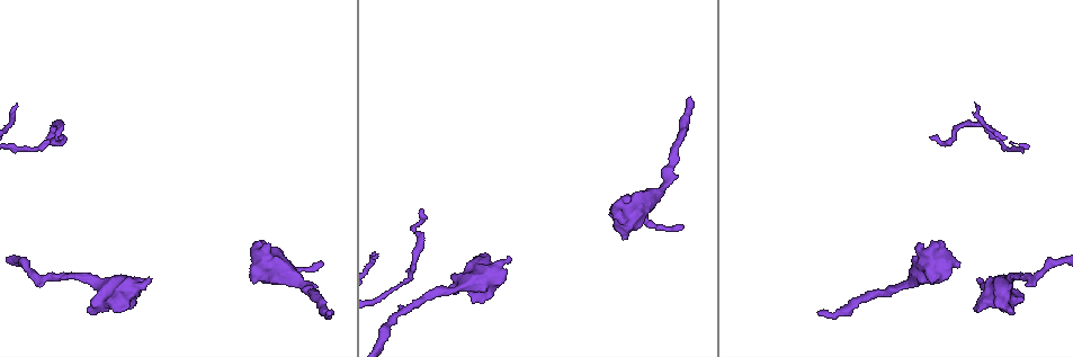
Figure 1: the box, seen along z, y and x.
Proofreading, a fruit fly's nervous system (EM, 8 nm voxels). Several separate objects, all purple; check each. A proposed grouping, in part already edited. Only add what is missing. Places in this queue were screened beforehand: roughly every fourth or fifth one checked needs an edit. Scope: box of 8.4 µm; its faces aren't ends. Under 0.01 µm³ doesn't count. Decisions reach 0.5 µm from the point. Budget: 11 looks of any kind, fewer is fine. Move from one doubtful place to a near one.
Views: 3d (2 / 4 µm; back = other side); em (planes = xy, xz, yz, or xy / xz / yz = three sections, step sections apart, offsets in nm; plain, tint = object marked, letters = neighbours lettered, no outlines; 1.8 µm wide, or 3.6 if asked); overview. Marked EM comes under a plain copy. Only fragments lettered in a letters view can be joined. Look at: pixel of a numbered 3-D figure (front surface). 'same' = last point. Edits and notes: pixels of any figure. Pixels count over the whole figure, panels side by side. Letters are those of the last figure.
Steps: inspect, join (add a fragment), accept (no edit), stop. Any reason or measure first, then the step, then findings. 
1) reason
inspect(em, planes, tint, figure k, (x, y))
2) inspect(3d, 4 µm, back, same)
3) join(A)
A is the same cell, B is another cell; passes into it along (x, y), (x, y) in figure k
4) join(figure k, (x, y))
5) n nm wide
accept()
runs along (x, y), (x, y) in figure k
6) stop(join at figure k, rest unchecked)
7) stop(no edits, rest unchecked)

inspect(em, yz, step 4, letters, figure 1, (977, 278))

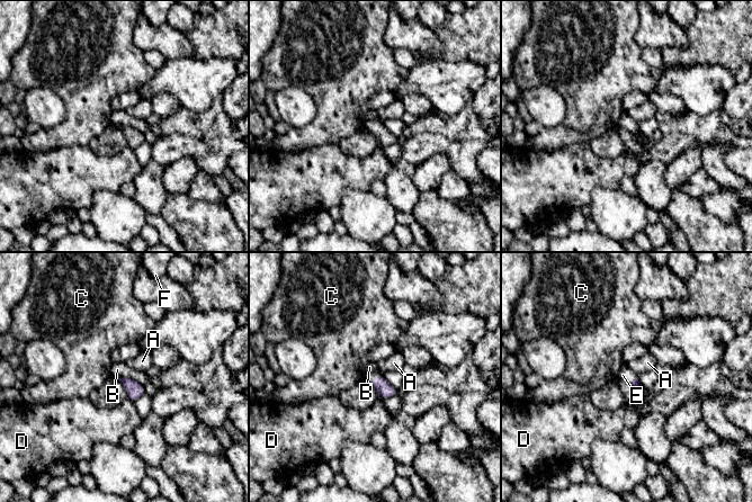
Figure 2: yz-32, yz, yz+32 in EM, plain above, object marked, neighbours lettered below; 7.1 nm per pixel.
B touches over 190 nm
join(E)
E is the same cell, A, B, C, D and F are other cells; passes into it along (384, 388), (374, 378), (368, 376) in figure 2; the cell continues

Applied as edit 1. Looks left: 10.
see it whole again
inspect(overview)

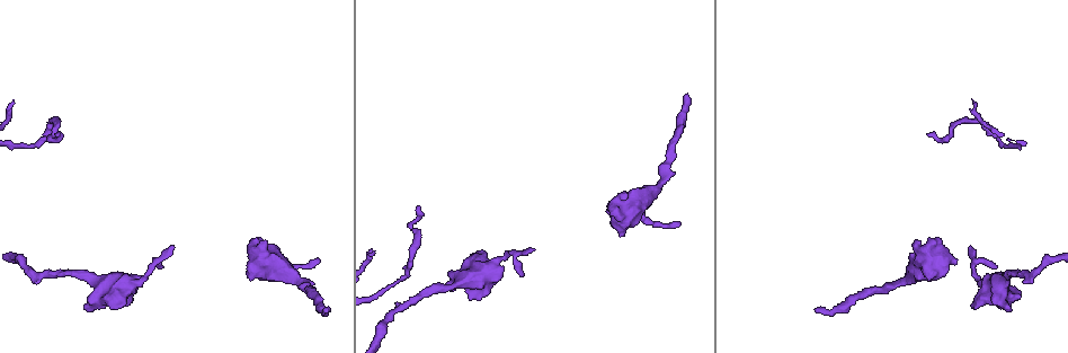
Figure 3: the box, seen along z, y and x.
inspect(em, planes, letters, figure 3, (687, 92))

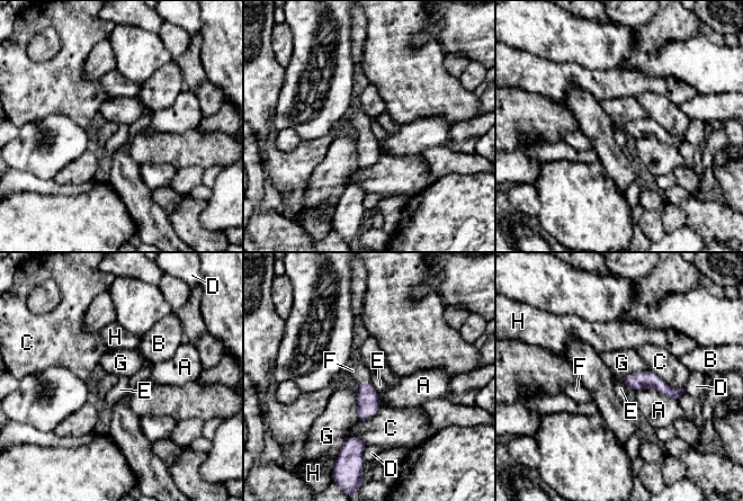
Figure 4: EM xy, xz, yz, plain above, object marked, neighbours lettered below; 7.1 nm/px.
A touches over 320 nm
join(F)
F is the same cell, A, B, C, D, E, G and H are other cells; passes into it along (368, 400), (364, 384), (361, 374) in figure 4; it goes on there

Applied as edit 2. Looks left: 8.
see it whole again
inspect(overview)

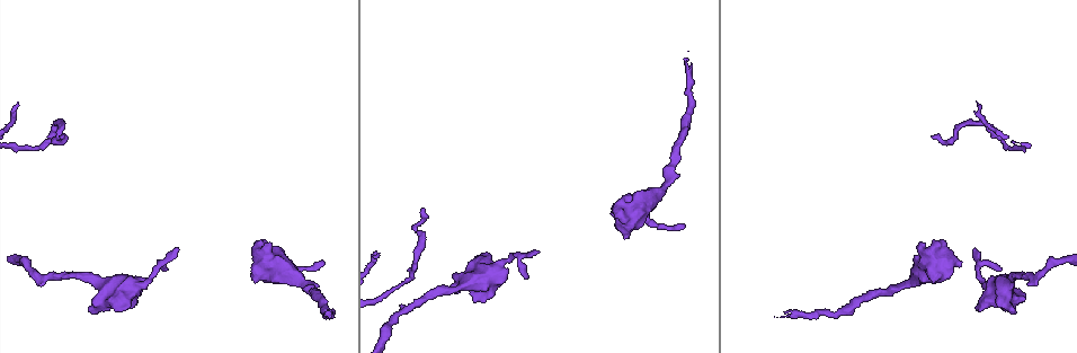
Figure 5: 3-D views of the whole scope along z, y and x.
arms part here
inspect(em, xz, step 16, tint, figure 5, (288, 268))

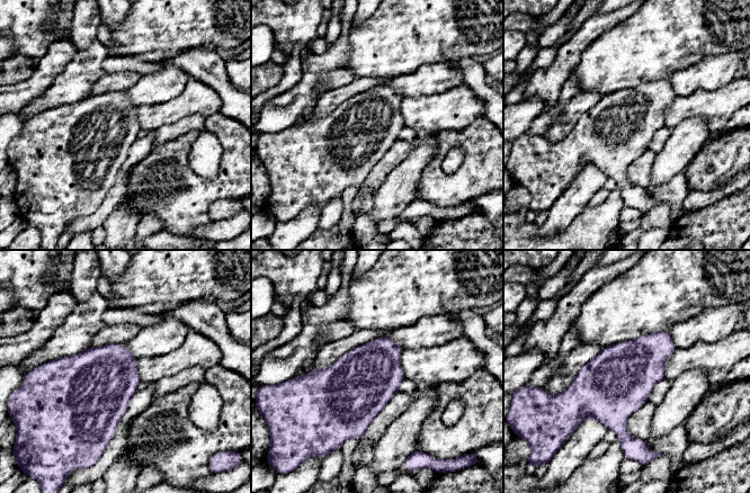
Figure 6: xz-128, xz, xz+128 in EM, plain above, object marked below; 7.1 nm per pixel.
inspect(em, planes, letters, same)

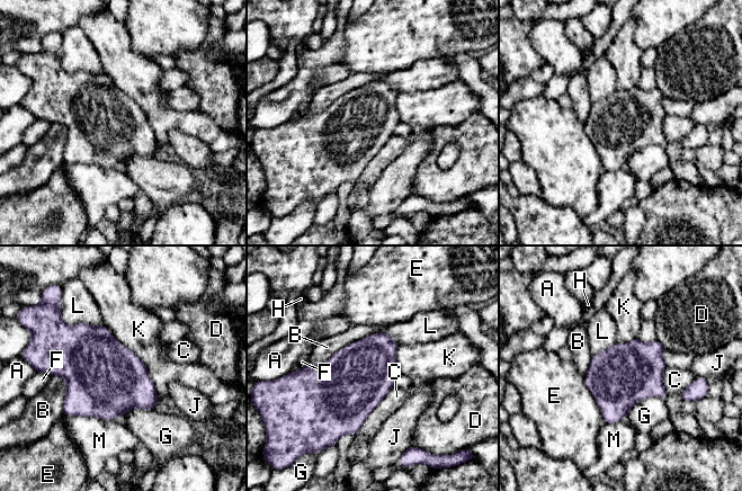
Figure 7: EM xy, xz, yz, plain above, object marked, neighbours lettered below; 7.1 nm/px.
K touches over 600 nm
accept()
A, B, C, D, E, F, G, H, J, K, L and M are other cells; border along (105, 324), (142, 362), (158, 393) in figure 7; none of them fits

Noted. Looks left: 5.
stops while still wide
inspect(3d, 2 µm, figure 5, (88, 308))

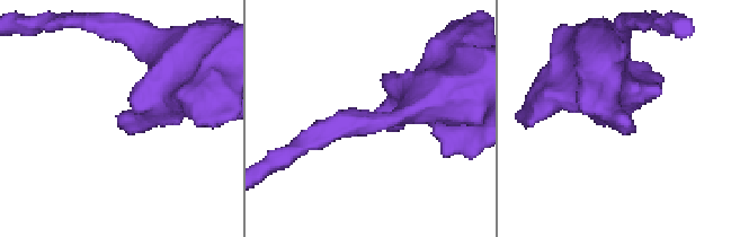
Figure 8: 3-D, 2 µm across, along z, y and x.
inspect(em, planes, letters, figure 8, (119, 116))

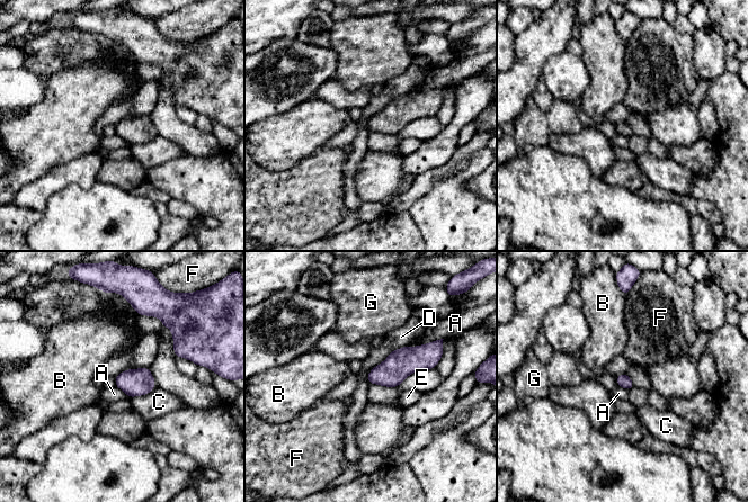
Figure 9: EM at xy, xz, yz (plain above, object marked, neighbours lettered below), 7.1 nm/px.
D touches over 380 nm
accept()
A, B, C, D, E, F and G are other cells; border along (408, 344), (395, 348), (366, 376) in figure 9; none of them fits

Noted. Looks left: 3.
stop(join at figure 2, join at figure 4, rest unchecked)

